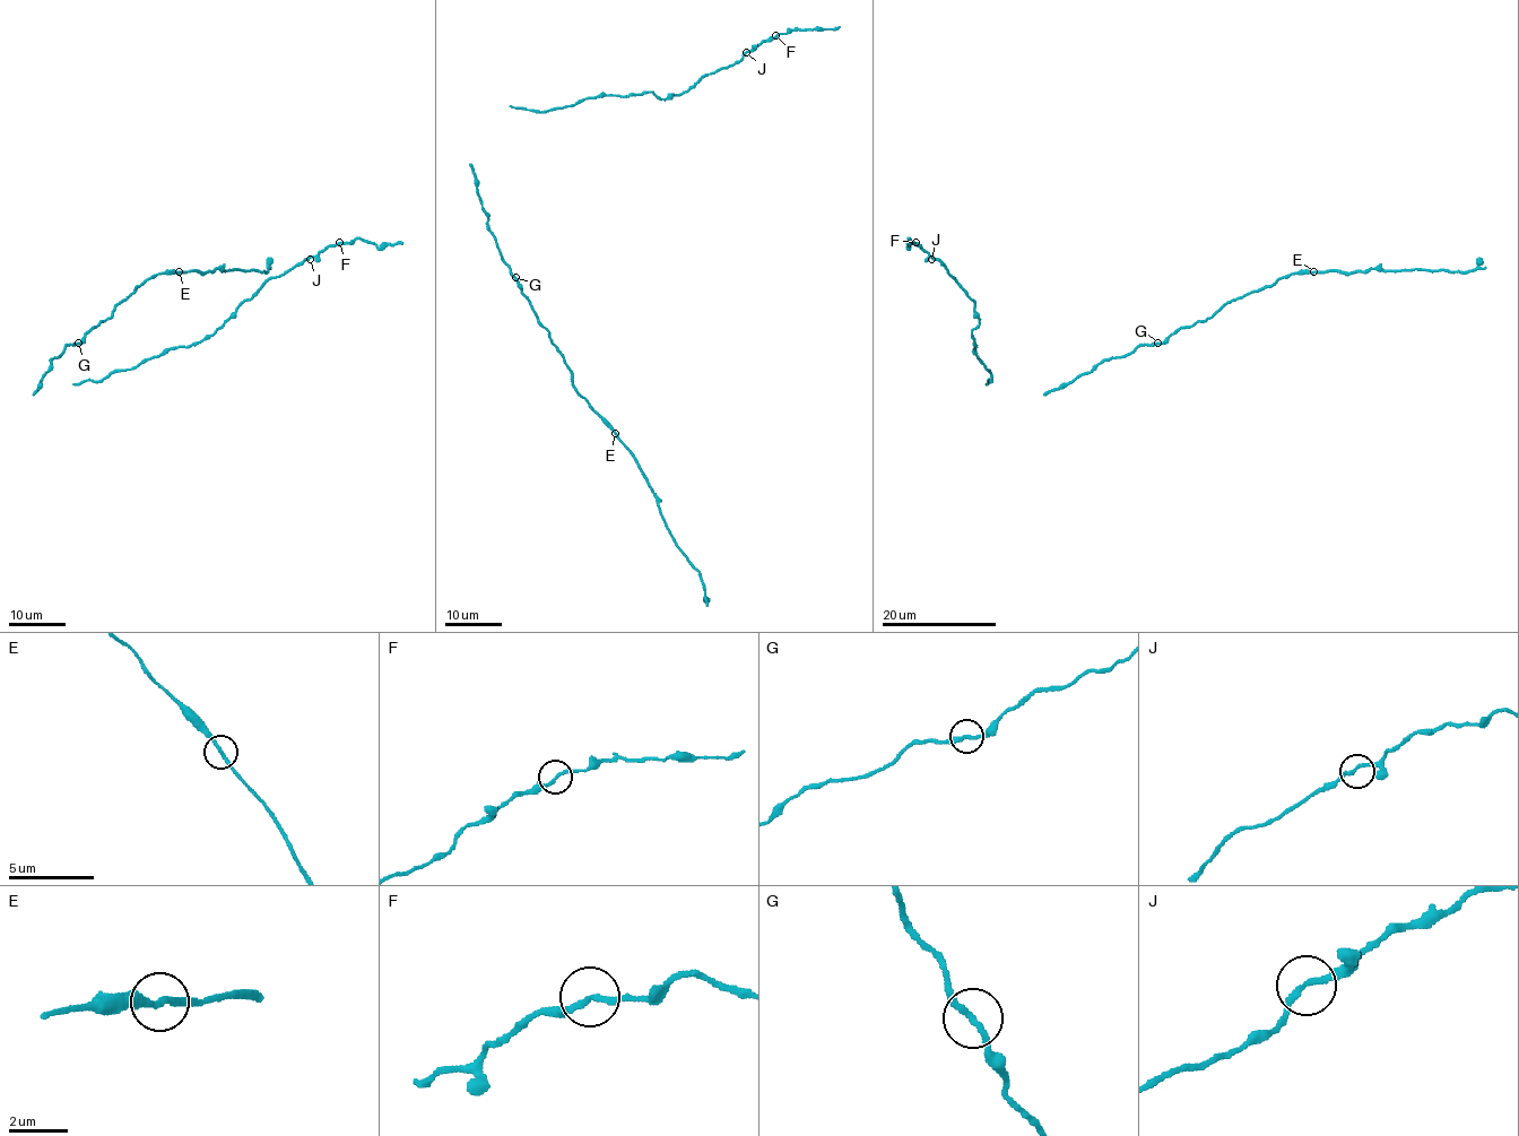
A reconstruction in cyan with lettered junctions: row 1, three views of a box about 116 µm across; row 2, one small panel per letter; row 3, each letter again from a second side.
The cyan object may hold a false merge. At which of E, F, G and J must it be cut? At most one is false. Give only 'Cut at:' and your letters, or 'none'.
Cut at: E

